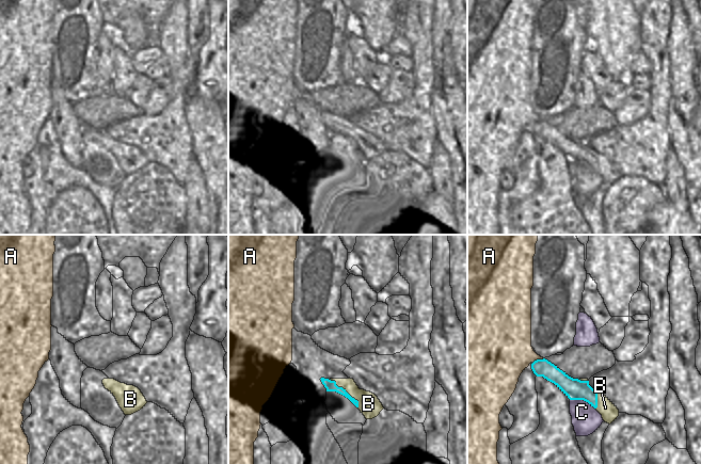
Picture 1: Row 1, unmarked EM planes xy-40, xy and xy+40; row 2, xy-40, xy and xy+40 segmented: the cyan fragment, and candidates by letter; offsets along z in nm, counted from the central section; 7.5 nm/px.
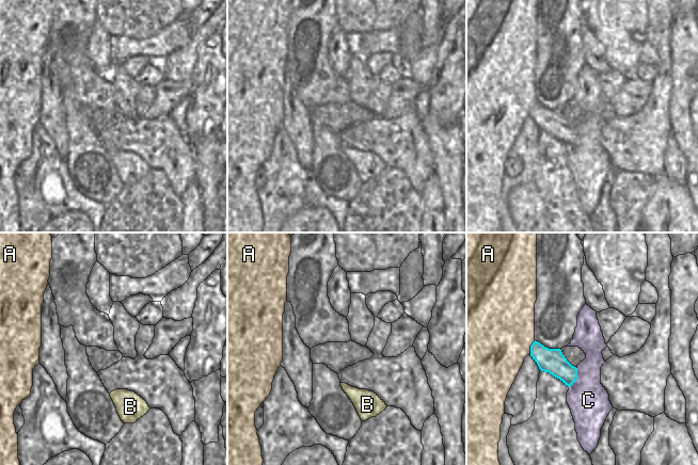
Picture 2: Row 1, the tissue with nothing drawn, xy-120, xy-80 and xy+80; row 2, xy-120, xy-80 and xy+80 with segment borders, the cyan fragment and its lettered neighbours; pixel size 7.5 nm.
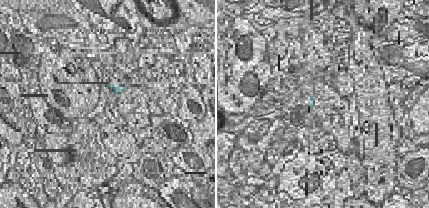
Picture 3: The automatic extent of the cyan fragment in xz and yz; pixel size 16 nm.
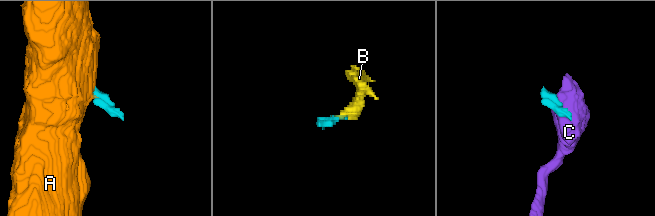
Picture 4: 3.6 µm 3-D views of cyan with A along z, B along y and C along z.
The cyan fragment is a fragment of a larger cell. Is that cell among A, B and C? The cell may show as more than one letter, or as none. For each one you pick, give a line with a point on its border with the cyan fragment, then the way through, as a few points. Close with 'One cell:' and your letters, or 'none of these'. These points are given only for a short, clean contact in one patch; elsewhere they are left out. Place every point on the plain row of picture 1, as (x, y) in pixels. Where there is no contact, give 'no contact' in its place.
B: xy (345, 152)
One cell: B

